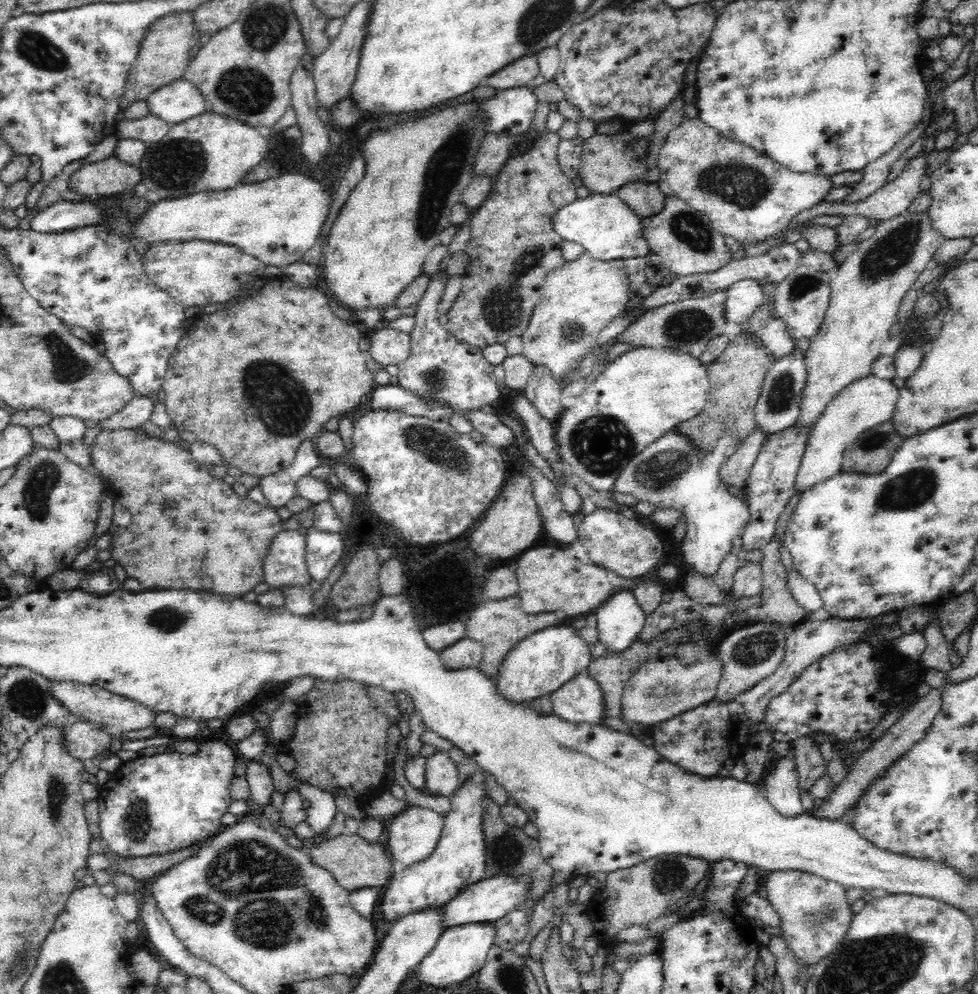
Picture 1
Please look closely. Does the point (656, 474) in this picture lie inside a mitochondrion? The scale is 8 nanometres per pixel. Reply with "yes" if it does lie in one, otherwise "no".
yes

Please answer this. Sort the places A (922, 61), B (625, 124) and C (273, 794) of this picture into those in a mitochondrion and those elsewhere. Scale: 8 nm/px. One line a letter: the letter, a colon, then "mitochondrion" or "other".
A: other
B: other
C: other

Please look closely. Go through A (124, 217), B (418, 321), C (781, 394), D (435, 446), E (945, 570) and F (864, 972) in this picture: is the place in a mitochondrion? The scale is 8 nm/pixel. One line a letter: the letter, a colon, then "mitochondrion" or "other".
A: mitochondrion
B: other
C: mitochondrion
D: mitochondrion
E: other
F: mitochondrion

